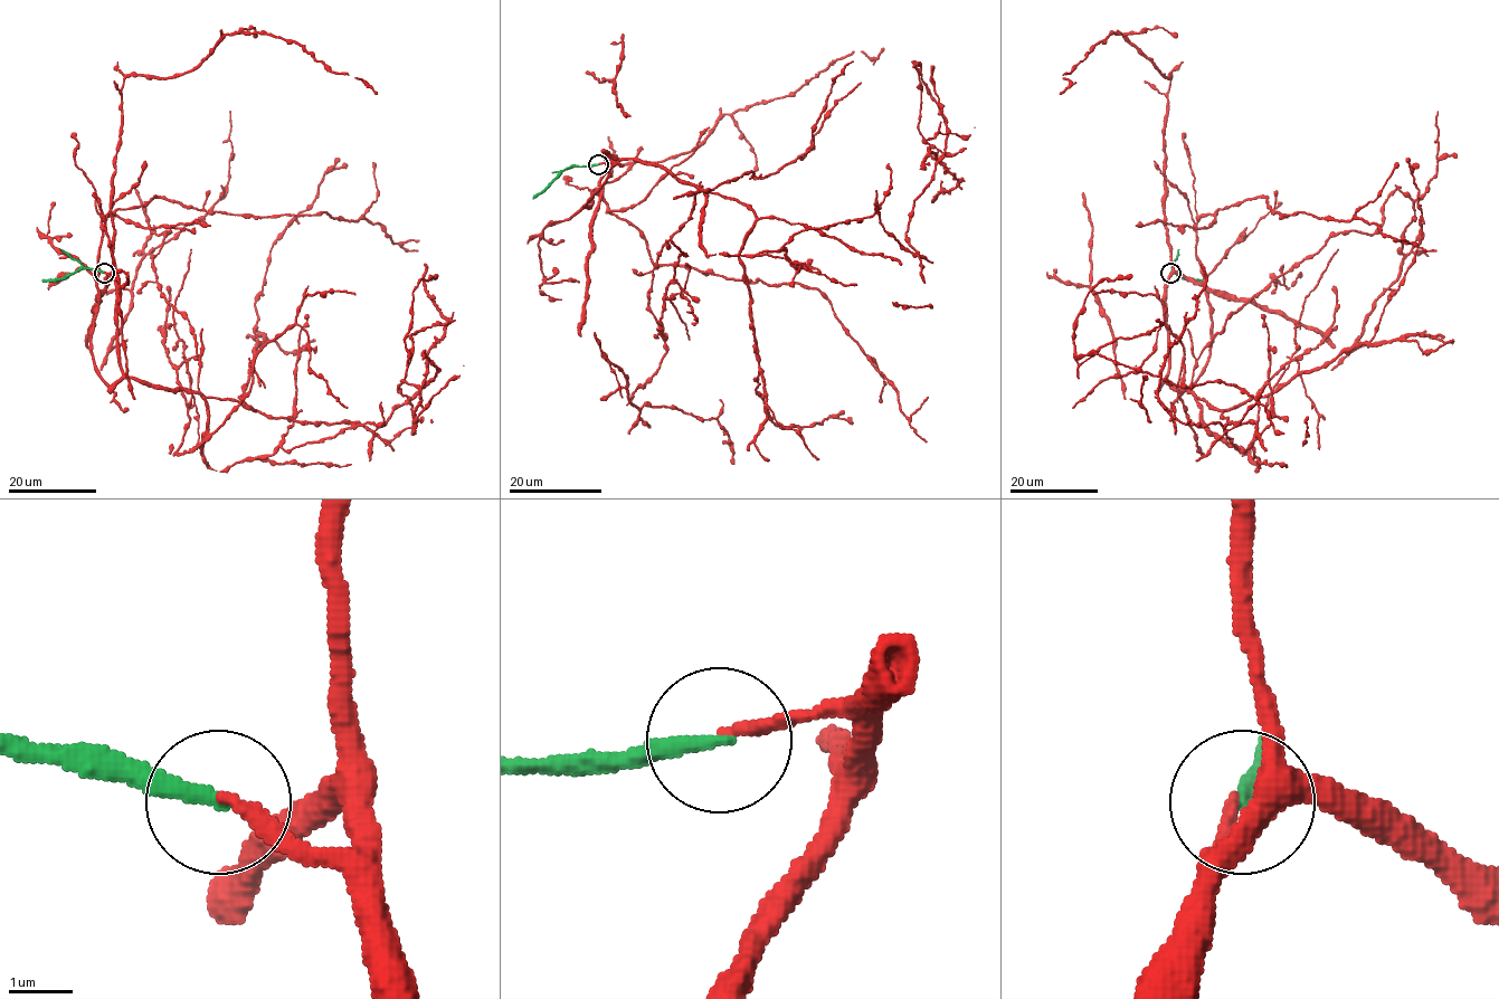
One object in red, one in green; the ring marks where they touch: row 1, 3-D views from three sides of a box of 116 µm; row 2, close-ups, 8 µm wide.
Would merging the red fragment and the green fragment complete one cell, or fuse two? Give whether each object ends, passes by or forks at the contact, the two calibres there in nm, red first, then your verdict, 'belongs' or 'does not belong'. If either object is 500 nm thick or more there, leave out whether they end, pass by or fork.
red ends there; green ends there; 200 nm thick on the red side, 280 nm on the other; belongs

